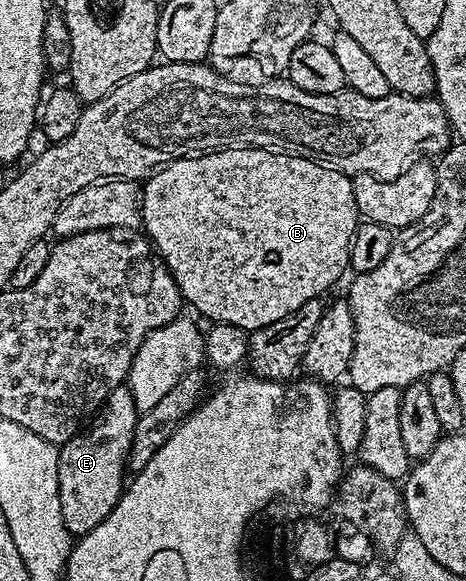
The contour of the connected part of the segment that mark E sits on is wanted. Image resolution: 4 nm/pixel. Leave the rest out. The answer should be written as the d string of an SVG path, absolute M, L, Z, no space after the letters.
M127 384L119 385L104 400L94 425L59 446L58 481L63 523L74 537L89 533L113 510L126 483L127 459L140 410Z

